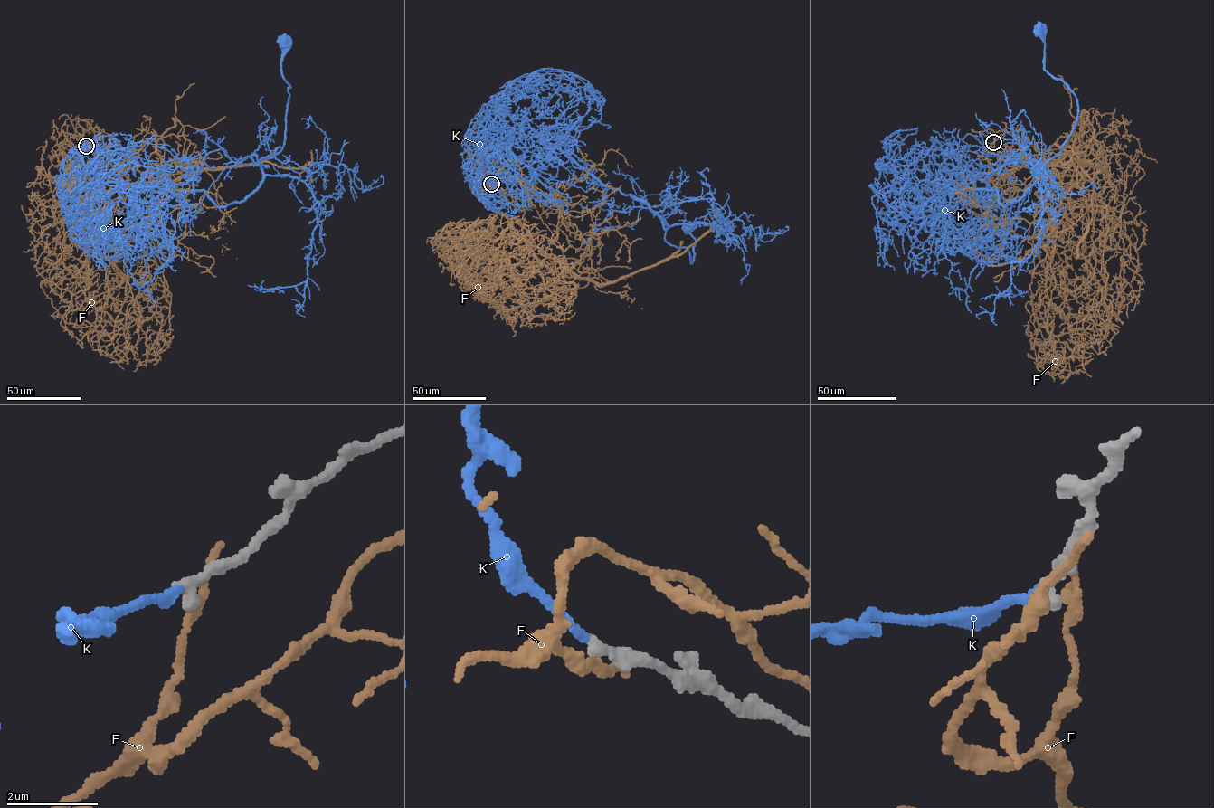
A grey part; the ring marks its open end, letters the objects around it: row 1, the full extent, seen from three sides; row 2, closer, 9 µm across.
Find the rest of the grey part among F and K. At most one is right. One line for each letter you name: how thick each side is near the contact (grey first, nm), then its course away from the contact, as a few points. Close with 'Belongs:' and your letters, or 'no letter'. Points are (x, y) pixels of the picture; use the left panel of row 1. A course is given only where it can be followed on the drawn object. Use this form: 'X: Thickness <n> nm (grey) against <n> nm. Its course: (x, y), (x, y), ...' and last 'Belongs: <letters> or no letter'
K: Thickness 300 nm (grey) against 200 nm. Its course: (86, 146), (96, 175), (203, 190), (220, 206), (243, 201), (262, 180), (260, 160), (282, 147), (283, 40)
Belongs: K

